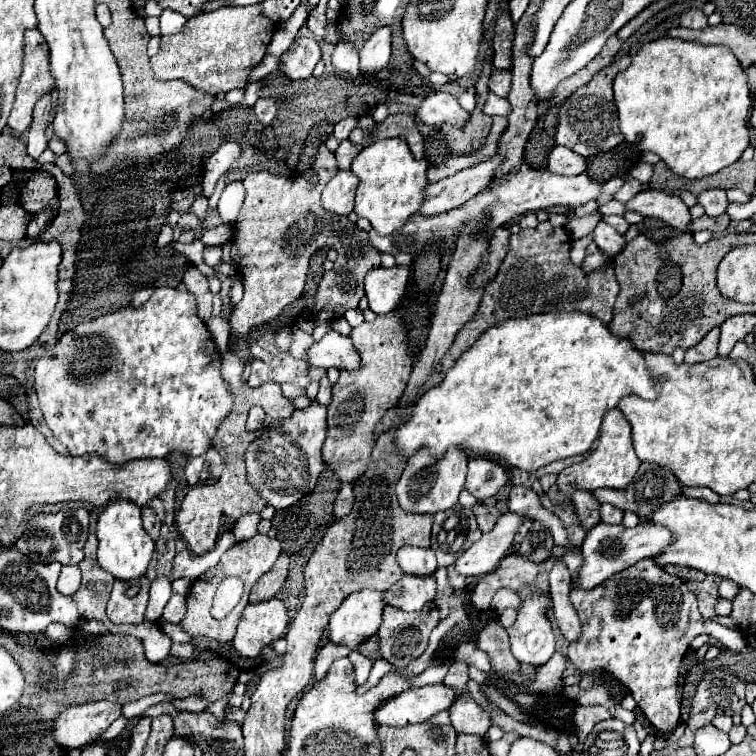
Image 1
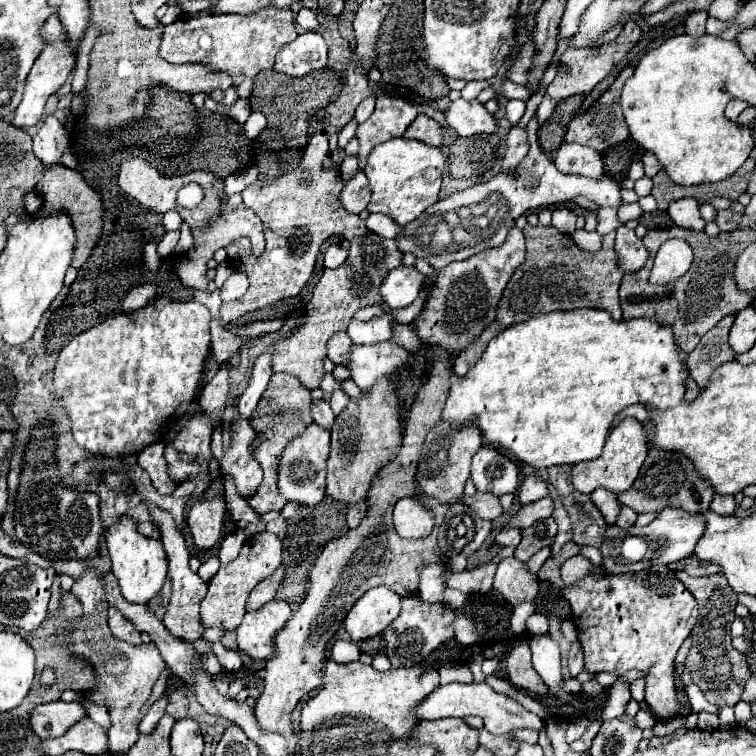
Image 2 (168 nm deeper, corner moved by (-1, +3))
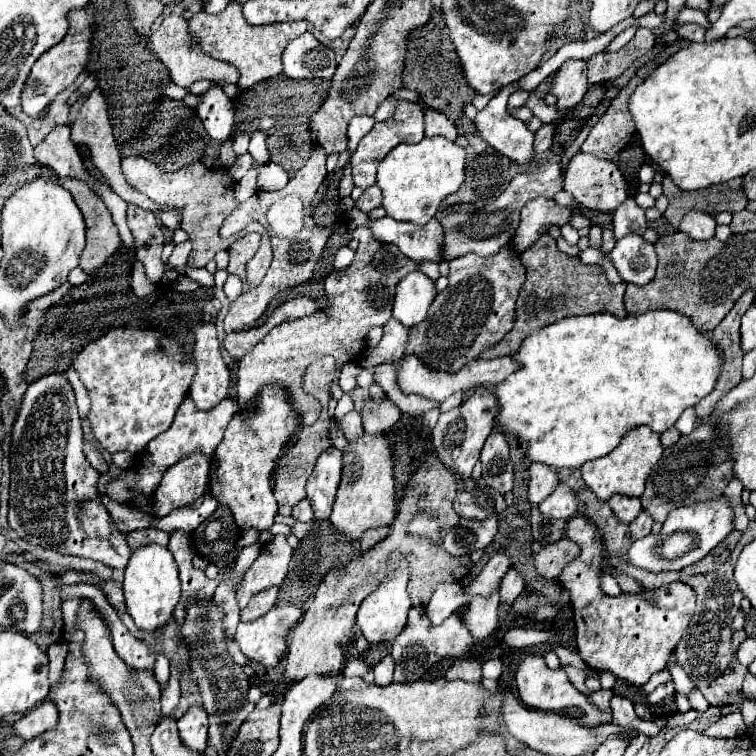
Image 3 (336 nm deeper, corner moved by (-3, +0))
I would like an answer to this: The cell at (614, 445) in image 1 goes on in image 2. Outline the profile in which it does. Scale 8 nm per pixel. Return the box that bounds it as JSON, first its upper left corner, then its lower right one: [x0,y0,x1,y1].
[570,417,648,493]

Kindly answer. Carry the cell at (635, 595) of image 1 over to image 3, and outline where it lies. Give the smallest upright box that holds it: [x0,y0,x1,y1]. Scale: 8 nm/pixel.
[560,516,696,686]

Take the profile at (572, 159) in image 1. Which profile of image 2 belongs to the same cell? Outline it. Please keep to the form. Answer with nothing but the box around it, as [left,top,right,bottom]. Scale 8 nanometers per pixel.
[554,143,604,179]

